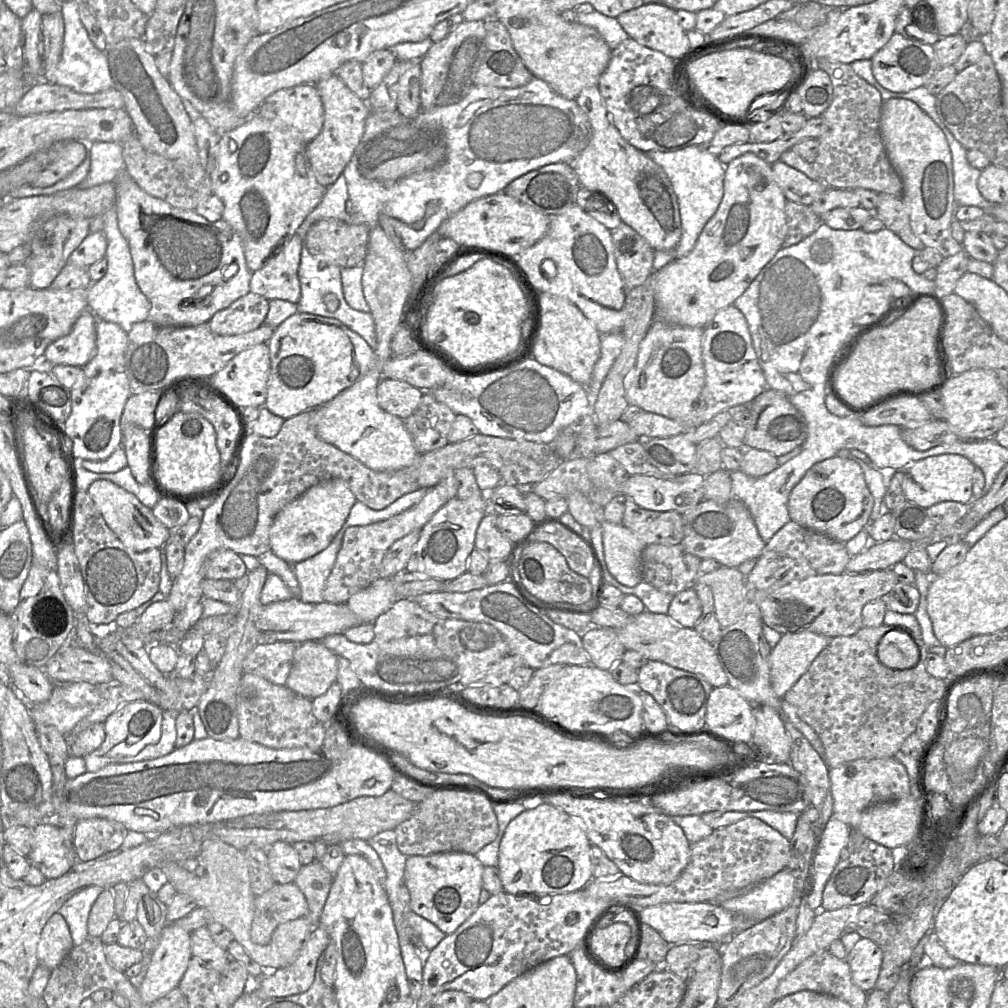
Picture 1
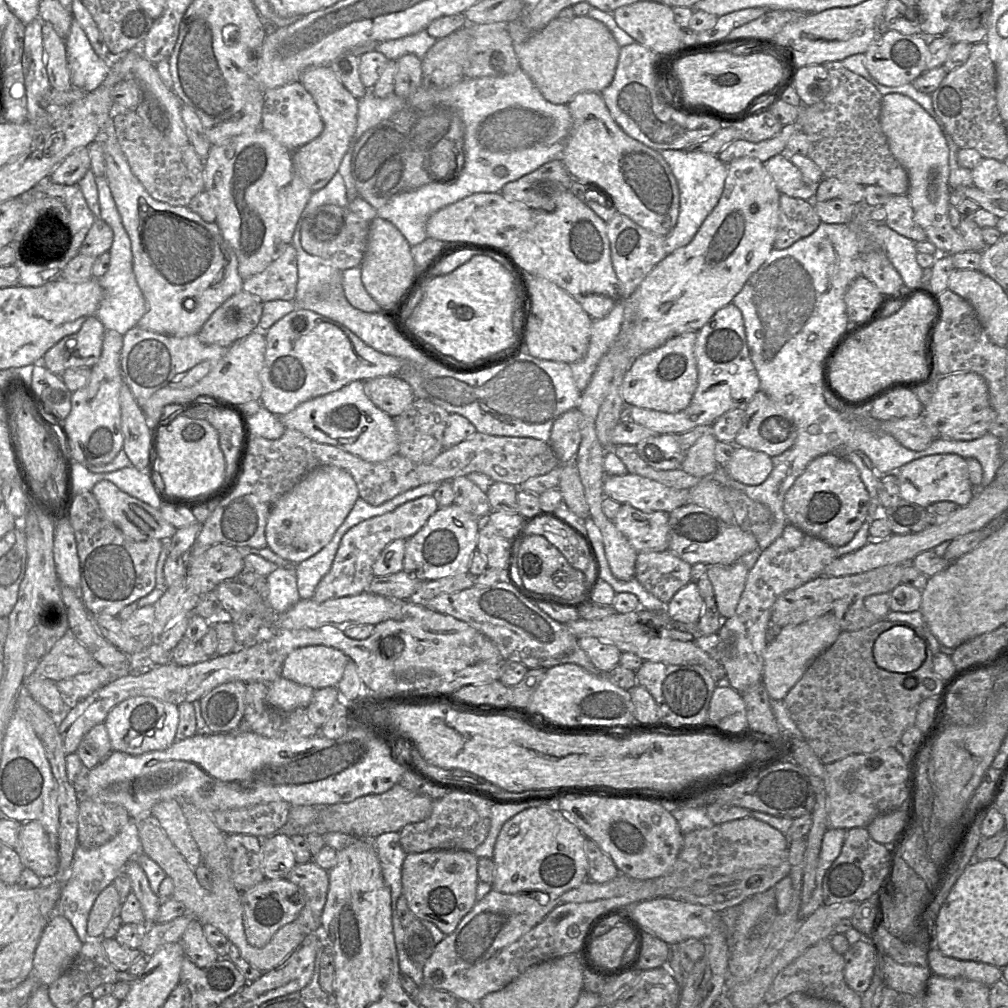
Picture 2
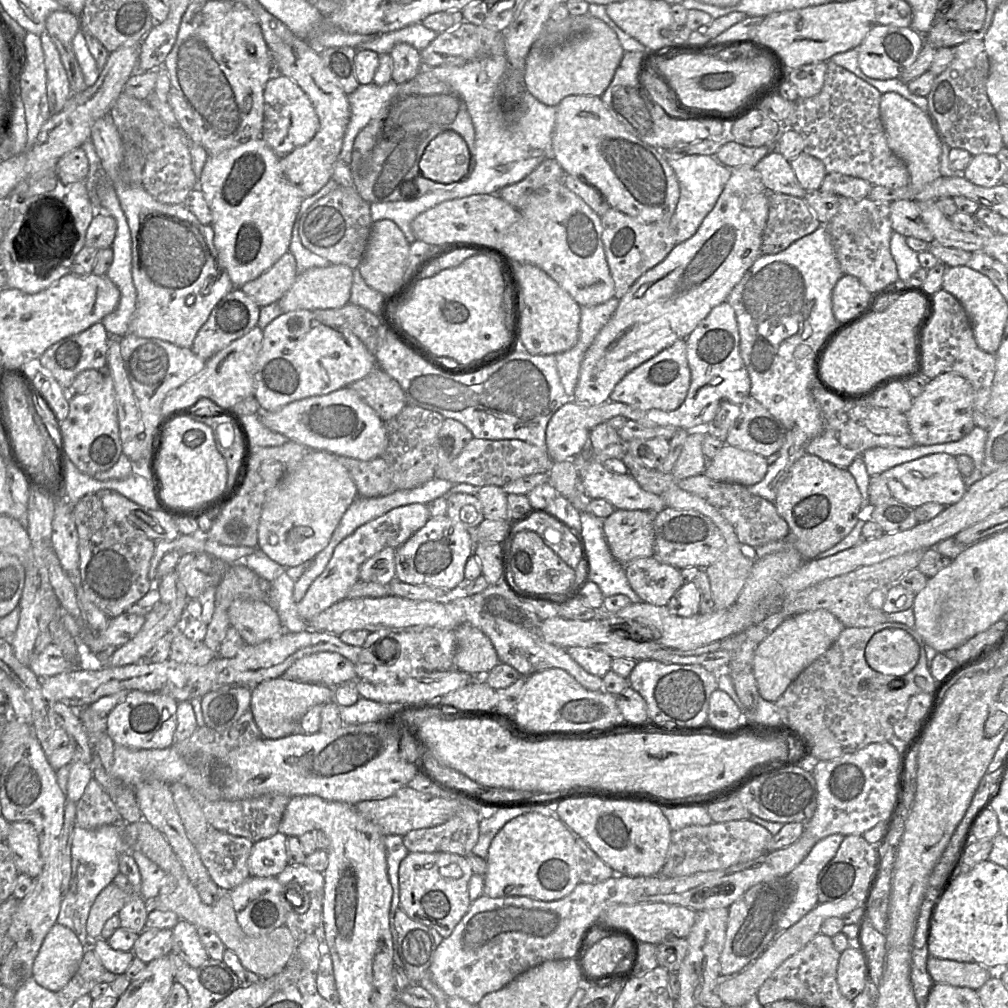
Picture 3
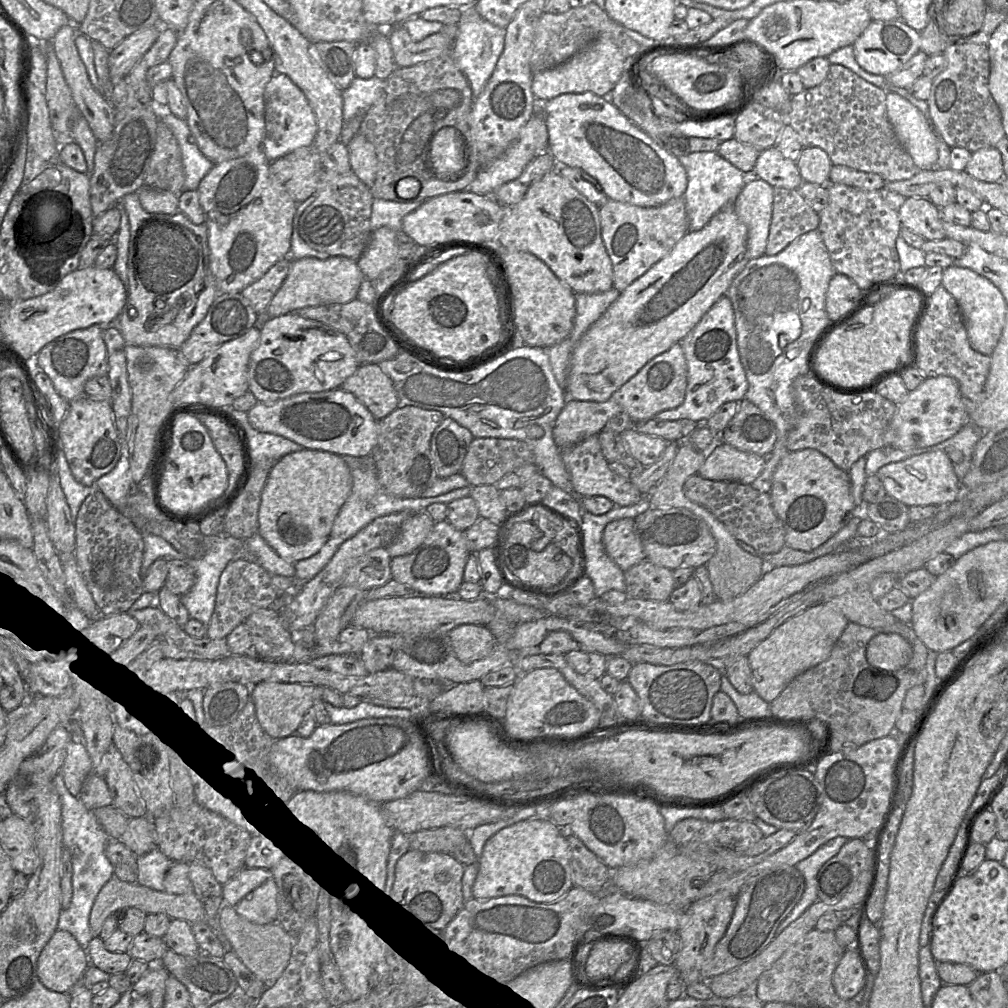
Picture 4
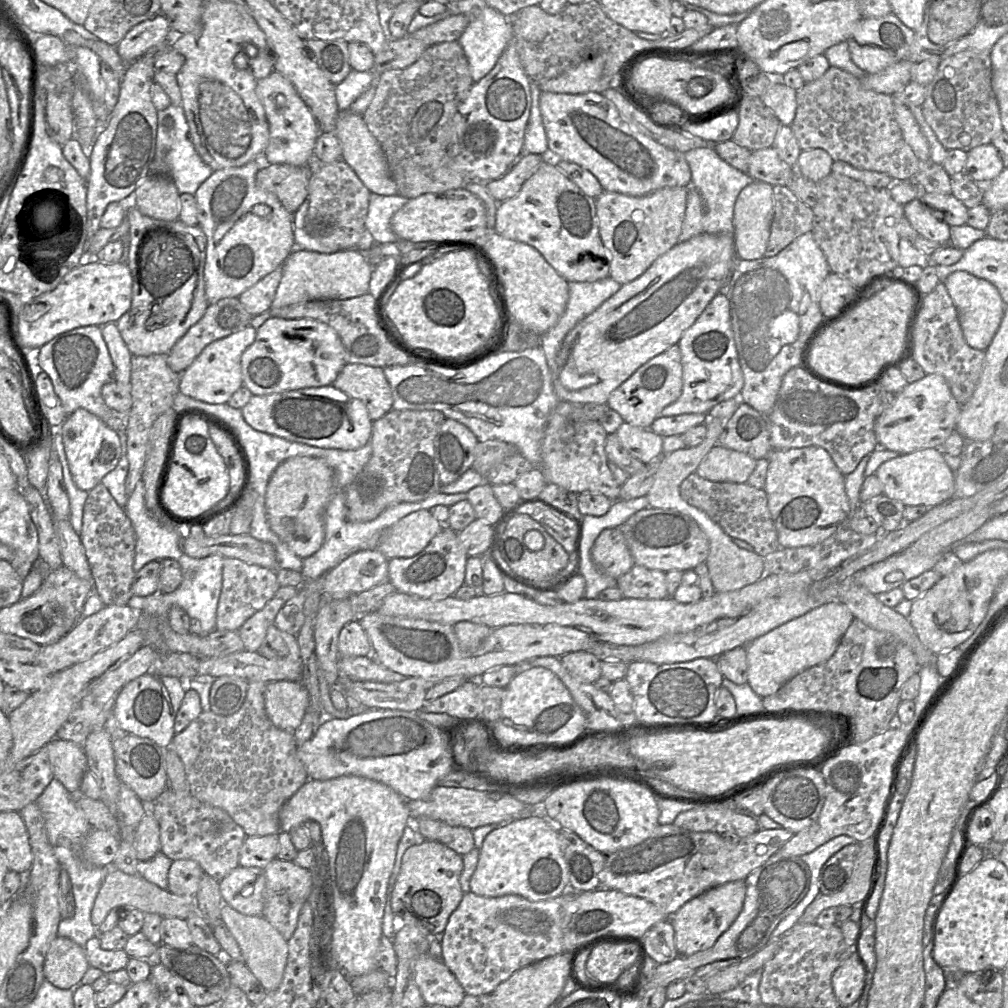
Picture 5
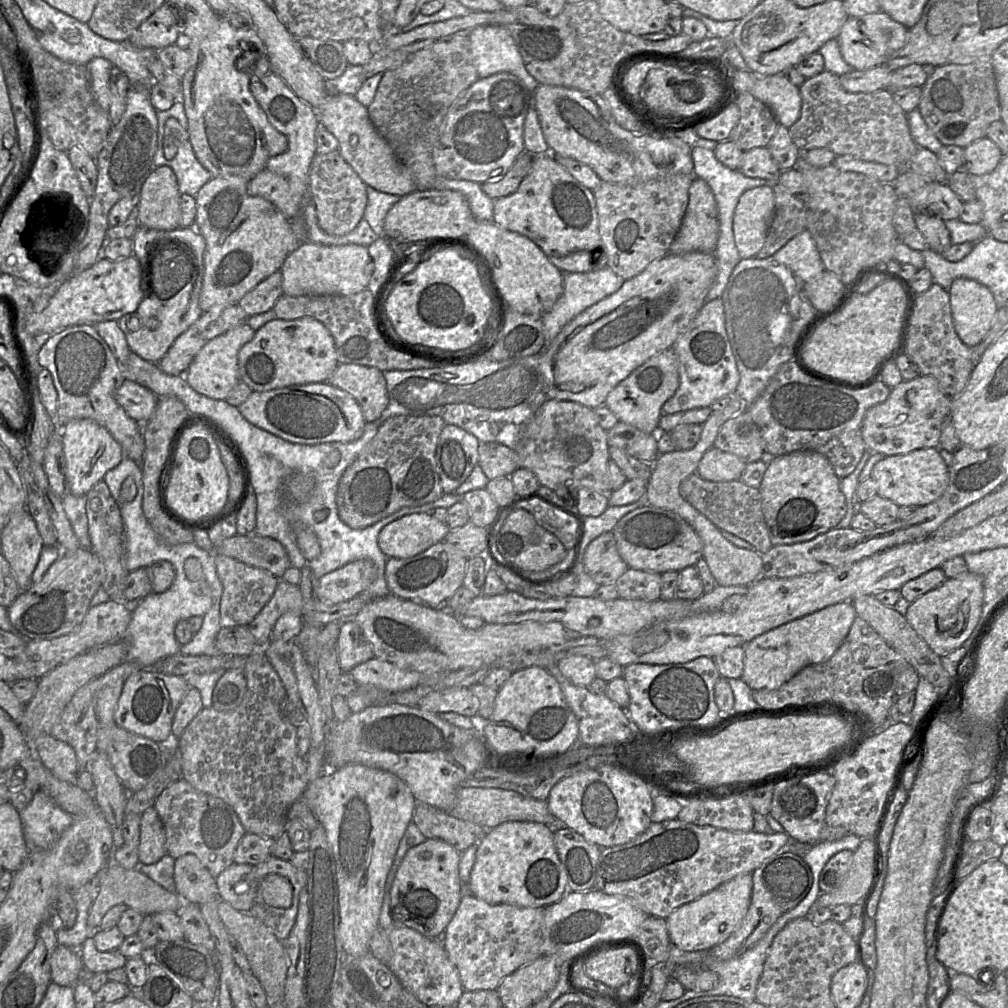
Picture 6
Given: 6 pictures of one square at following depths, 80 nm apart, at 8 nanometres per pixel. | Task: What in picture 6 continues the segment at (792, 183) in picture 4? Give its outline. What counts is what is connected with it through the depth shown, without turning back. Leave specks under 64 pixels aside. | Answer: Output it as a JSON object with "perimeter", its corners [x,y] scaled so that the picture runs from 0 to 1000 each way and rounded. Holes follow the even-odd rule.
{"perimeter":[[[751,146],[739,150],[733,170],[745,177],[768,180],[773,179],[776,171],[767,159],[761,146]]]}

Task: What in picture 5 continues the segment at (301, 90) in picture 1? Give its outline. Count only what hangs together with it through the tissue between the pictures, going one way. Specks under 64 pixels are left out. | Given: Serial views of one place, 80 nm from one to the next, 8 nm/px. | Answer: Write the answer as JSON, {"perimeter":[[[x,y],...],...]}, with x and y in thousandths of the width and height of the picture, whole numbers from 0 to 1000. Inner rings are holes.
{"perimeter":[[[270,70],[256,80],[254,93],[263,108],[267,123],[267,143],[260,154],[260,162],[308,165],[313,160],[312,148],[319,131],[312,113],[292,84],[277,71]]]}

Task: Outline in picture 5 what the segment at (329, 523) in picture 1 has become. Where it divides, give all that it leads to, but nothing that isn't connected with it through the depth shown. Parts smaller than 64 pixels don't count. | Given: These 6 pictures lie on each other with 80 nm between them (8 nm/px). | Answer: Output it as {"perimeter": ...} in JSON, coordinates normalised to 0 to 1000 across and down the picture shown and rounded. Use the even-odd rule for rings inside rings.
{"perimeter":[[[297,452],[280,458],[270,470],[263,491],[263,505],[269,526],[300,556],[318,543],[321,506],[331,483],[331,468],[318,454]]]}

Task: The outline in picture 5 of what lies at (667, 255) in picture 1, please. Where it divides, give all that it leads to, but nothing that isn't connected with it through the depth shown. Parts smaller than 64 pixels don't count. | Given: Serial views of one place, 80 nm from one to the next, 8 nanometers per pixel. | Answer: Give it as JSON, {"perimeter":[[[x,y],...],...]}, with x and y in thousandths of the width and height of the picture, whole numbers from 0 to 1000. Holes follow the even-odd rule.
{"perimeter":[[[707,146],[687,148],[679,154],[686,169],[685,185],[694,191],[699,202],[697,231],[728,232],[727,212],[730,197],[734,189],[749,178],[720,162]]]}

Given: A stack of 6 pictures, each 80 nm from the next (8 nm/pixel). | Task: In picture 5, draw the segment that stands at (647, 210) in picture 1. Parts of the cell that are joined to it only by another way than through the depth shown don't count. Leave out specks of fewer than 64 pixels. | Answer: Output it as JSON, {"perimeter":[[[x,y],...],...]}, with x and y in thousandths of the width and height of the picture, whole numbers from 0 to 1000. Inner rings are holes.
{"perimeter":[[[537,90],[536,109],[544,147],[549,153],[547,160],[552,162],[552,166],[554,159],[561,159],[585,170],[598,189],[638,194],[661,186],[686,184],[686,169],[679,152],[662,147],[628,128],[616,117],[610,104],[596,92],[561,93]]]}

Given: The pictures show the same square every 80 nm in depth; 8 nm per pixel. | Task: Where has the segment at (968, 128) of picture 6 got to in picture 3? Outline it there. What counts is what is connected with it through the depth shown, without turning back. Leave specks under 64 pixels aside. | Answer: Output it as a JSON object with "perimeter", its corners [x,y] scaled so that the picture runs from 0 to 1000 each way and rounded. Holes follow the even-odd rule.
{"perimeter":[[[961,40],[945,47],[946,58],[940,67],[927,79],[920,94],[921,109],[942,147],[959,149],[964,155],[971,153],[989,154],[996,145],[988,111],[978,92],[981,75],[981,59],[974,40]]]}

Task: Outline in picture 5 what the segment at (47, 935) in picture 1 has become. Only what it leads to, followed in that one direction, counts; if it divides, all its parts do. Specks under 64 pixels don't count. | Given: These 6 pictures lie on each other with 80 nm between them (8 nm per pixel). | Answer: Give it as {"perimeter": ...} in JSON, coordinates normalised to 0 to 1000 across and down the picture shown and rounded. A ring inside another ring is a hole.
{"perimeter":[[[57,929],[50,937],[44,953],[44,969],[60,981],[73,982],[88,960],[83,939]]]}

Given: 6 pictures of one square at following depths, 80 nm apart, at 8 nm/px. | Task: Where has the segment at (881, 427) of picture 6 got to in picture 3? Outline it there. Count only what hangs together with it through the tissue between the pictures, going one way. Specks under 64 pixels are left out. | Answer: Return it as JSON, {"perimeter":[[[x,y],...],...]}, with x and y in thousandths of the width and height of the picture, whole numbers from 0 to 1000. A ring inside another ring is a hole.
{"perimeter":[[[939,369],[920,379],[917,388],[898,410],[909,441],[947,438],[963,429],[967,421],[964,405],[966,388],[962,379],[948,369]]]}

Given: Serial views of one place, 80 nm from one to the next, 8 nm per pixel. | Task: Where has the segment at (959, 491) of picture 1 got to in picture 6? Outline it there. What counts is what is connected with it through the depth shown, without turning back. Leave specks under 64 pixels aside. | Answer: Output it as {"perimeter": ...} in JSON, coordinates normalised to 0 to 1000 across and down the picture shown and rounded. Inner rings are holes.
{"perimeter":[[[915,444],[901,450],[880,452],[865,465],[871,491],[893,502],[914,503],[932,494],[941,479],[941,466],[931,444]]]}

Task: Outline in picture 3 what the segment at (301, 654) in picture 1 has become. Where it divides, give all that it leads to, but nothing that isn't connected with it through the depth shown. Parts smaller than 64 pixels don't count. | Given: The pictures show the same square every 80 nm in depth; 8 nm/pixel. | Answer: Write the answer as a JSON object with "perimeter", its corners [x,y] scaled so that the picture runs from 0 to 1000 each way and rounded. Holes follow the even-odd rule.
{"perimeter":[[[316,647],[298,653],[280,672],[303,678],[320,679],[328,683],[354,674],[350,658],[333,647]]]}

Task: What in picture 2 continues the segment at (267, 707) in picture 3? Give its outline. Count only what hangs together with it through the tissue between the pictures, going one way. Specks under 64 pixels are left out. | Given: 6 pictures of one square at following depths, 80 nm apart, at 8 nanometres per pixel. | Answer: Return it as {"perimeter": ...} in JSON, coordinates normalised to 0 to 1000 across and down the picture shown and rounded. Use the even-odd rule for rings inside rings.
{"perimeter":[[[283,673],[266,678],[265,695],[271,701],[287,706],[295,702],[304,702],[313,685],[307,681],[295,679]]]}

